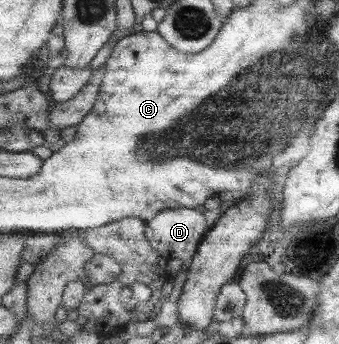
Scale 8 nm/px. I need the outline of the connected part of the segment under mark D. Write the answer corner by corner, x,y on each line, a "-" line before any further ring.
190,207
162,210
147,223
151,245
164,257
192,262
205,234
211,227
202,212

